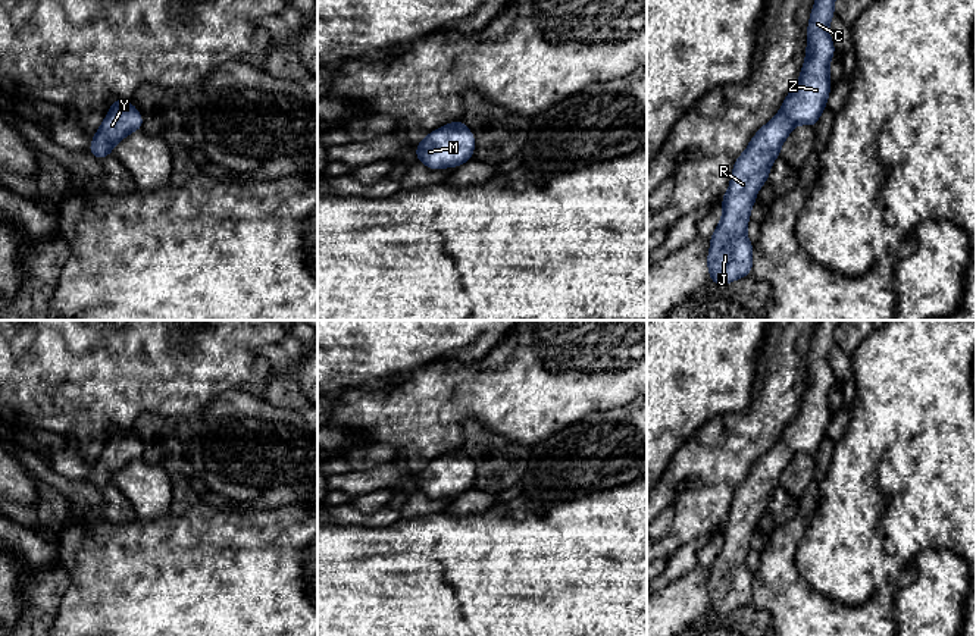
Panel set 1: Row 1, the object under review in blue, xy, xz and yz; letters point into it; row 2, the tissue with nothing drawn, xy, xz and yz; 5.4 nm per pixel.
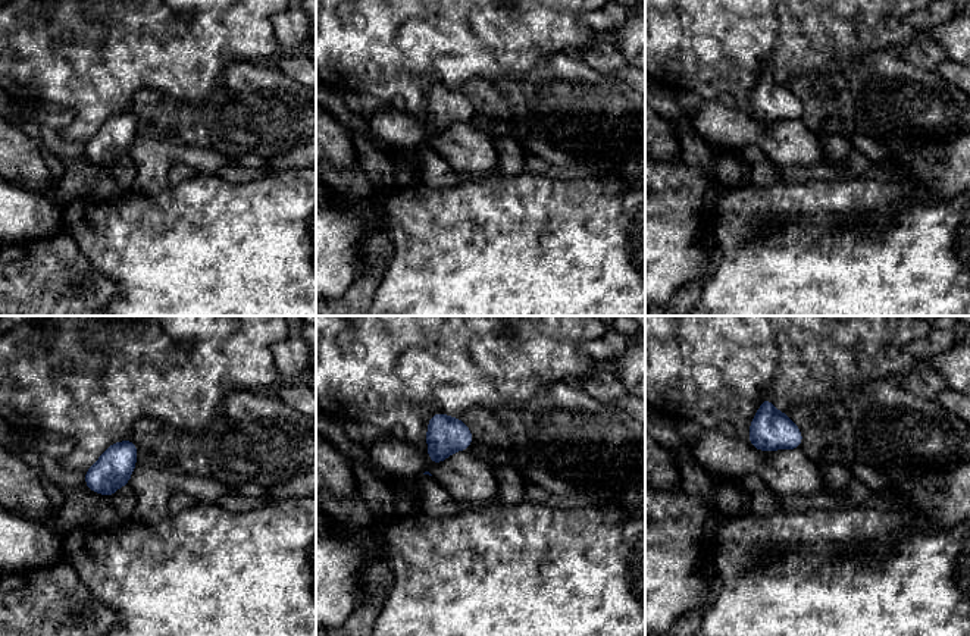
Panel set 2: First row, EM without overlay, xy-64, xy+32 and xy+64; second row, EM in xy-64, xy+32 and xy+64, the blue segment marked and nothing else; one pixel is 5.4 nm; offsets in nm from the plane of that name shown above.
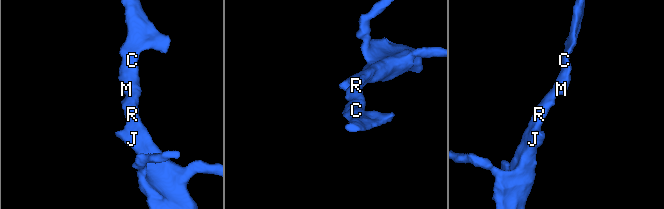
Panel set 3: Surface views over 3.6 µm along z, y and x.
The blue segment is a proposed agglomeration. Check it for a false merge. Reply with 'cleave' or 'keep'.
keep

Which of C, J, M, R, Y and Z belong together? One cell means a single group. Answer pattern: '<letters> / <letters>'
C J M R Y Z

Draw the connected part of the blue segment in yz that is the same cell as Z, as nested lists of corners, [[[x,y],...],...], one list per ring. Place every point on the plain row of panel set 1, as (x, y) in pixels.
[[[822,320],[813,333],[807,355],[805,389],[800,401],[797,414],[788,422],[782,438],[751,467],[748,476],[739,483],[731,502],[731,513],[722,526],[723,543],[710,567],[707,596],[710,608],[717,615],[725,615],[742,605],[751,604],[754,576],[747,565],[750,542],[758,518],[766,513],[772,492],[779,486],[781,476],[795,454],[816,455],[830,422],[829,392],[833,386],[835,375],[829,364],[829,353],[835,345],[833,332],[841,320]]]

